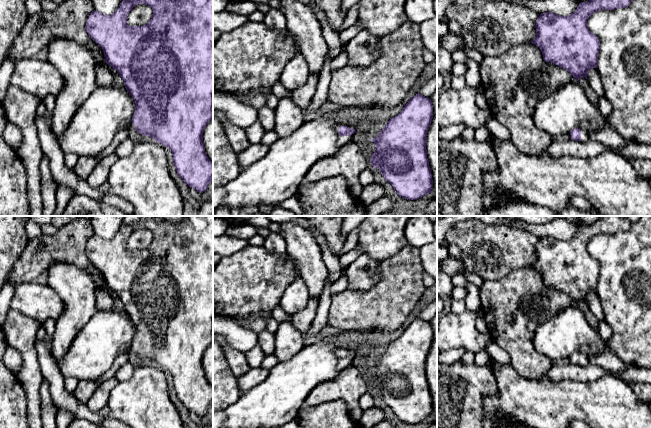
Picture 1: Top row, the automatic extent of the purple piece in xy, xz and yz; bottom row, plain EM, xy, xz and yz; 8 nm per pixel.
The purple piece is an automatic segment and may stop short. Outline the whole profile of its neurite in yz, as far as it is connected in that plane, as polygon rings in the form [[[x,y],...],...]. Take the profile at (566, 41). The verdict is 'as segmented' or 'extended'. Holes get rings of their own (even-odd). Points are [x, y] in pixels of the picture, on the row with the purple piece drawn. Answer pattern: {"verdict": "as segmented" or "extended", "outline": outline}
{"verdict": "as segmented", "outline": [[[589,0],[581,2],[577,9],[568,16],[557,15],[553,12],[541,13],[536,20],[536,37],[530,42],[538,46],[546,62],[567,70],[575,82],[586,78],[591,68],[597,68],[600,41],[587,27],[588,18],[599,10],[615,10],[626,8],[632,0]]]}

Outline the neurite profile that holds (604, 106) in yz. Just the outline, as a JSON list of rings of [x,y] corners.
[[[605,95],[598,97],[597,107],[603,117],[608,117],[612,112],[612,105]]]

